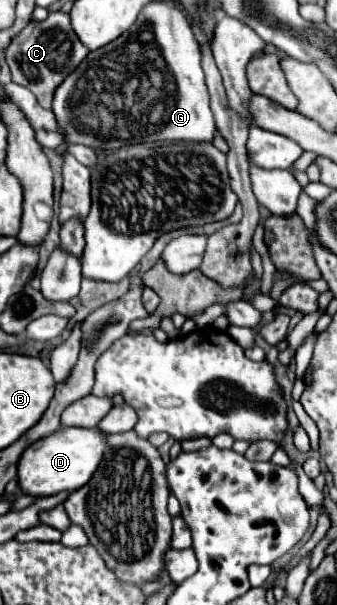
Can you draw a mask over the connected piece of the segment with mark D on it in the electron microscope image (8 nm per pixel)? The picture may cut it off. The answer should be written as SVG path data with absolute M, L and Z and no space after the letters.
M60 427L52 435L34 441L18 461L18 485L22 493L44 497L56 495L60 491L76 491L80 485L86 485L100 463L100 455L104 453L104 439L106 435L100 433L96 427Z

